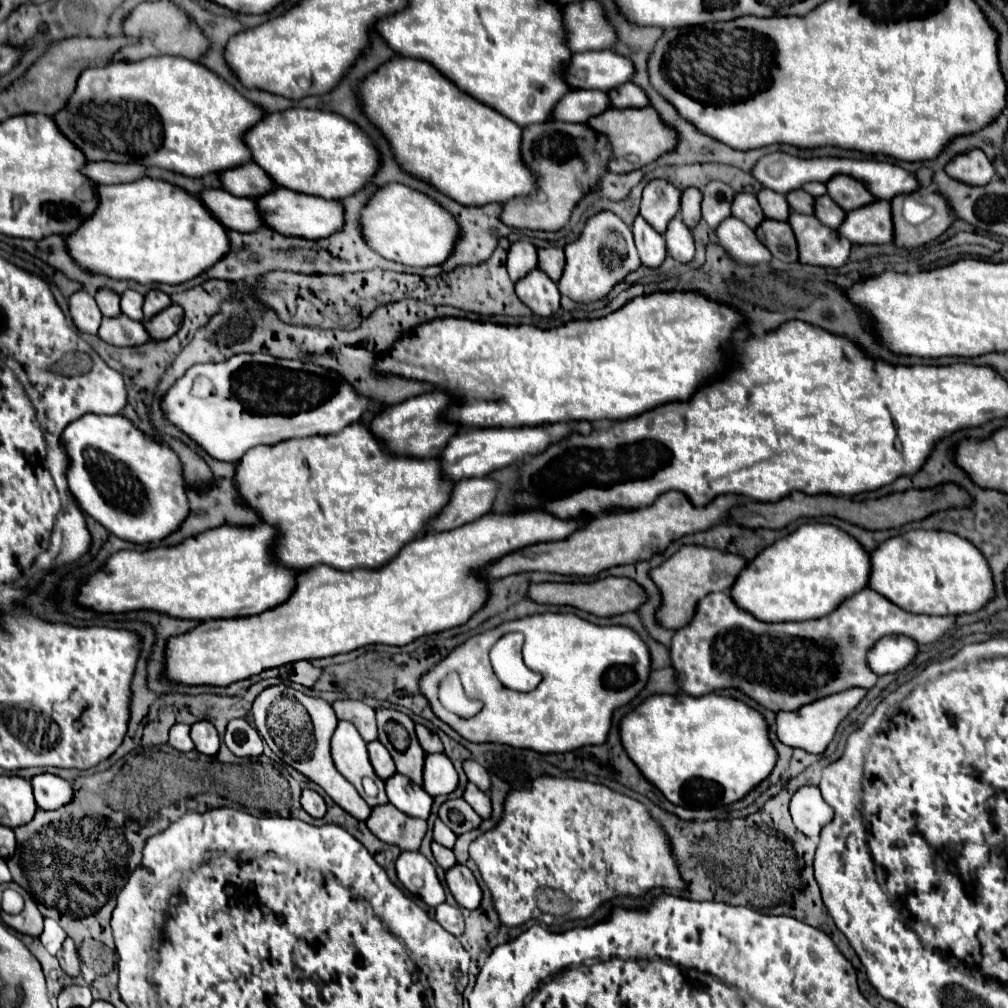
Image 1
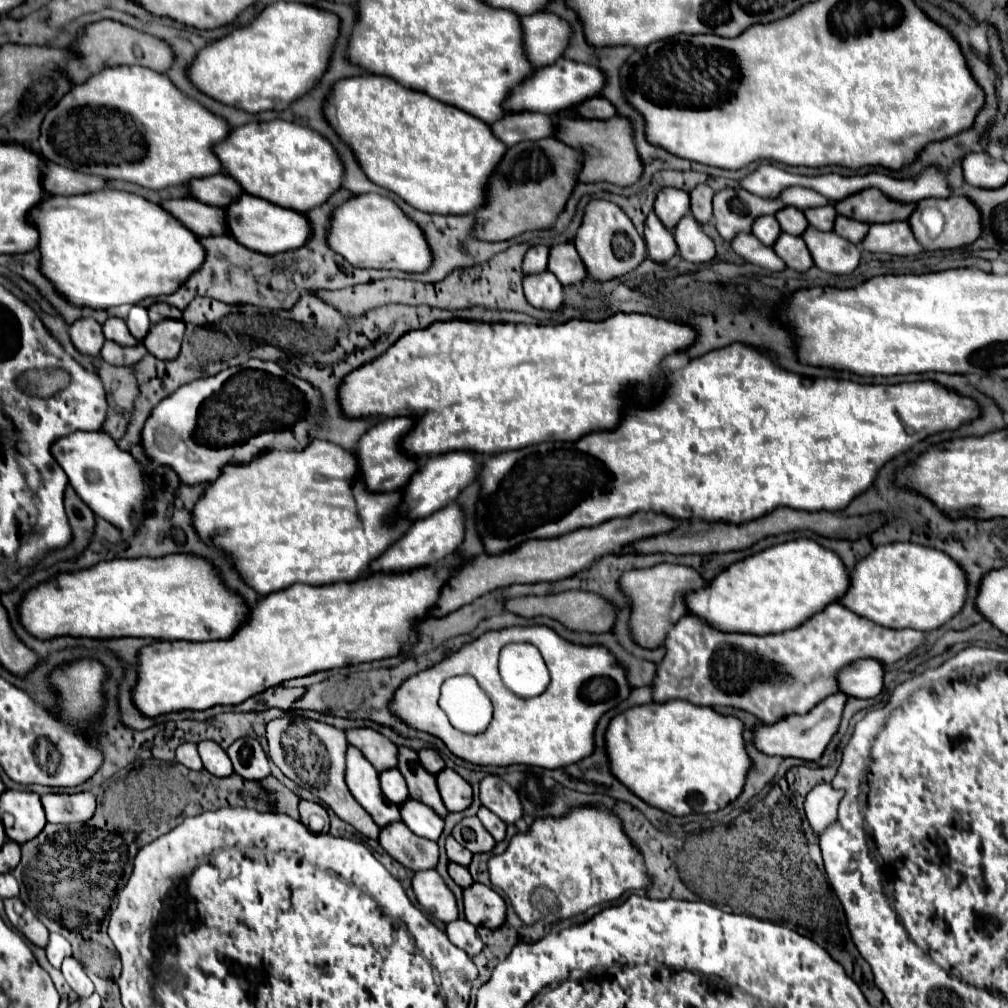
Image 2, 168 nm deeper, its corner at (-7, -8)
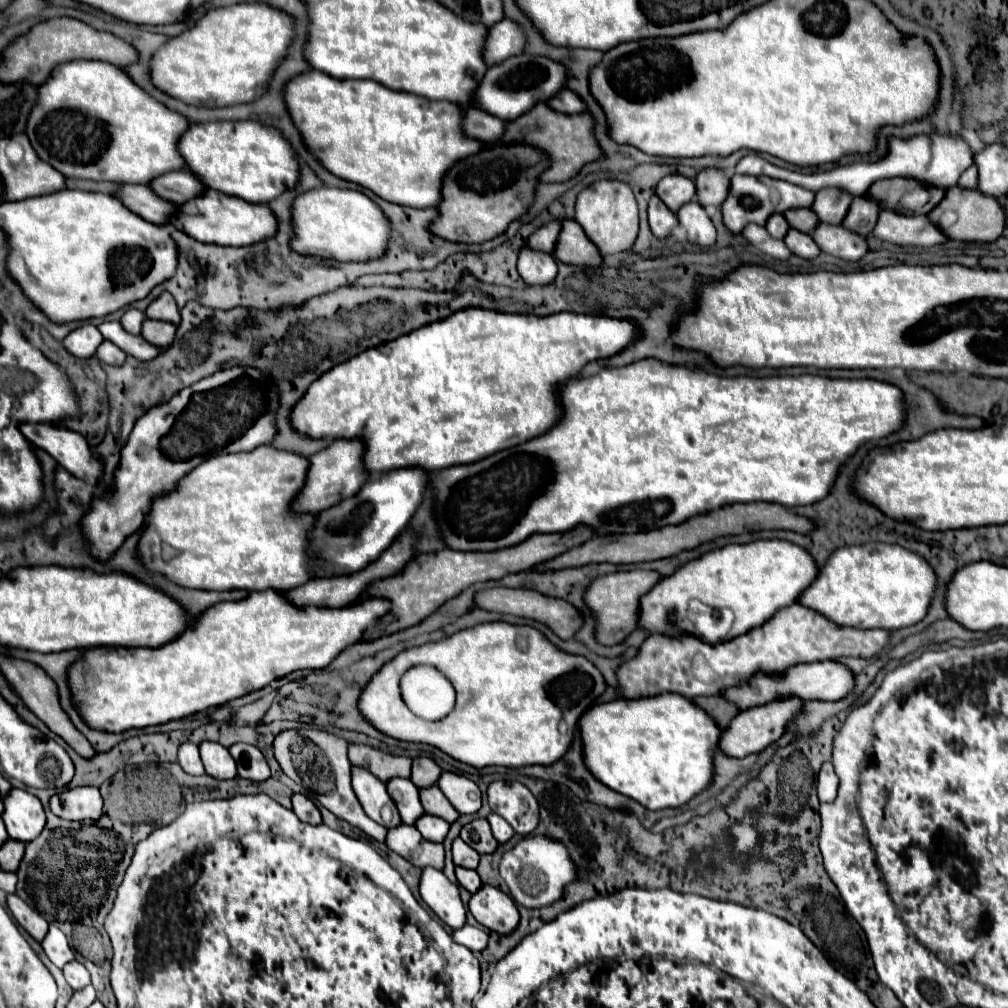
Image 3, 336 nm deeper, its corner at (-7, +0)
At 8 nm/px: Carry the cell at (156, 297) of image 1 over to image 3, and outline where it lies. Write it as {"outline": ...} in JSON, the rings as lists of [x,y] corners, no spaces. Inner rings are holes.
{"outline":[[[163,292],[157,300],[153,300],[147,308],[147,318],[153,320],[163,320],[163,322],[171,322],[171,324],[179,324],[181,316],[179,316],[179,308],[175,304],[175,298],[169,292]]]}

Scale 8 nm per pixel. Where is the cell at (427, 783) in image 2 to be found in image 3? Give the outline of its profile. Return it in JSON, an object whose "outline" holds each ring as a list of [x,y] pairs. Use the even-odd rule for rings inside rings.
{"outline":[[[439,786],[423,788],[423,790],[419,790],[419,794],[421,794],[421,804],[427,814],[443,818],[449,824],[453,824],[459,818],[459,812],[455,808],[451,808],[451,802],[443,796]]]}

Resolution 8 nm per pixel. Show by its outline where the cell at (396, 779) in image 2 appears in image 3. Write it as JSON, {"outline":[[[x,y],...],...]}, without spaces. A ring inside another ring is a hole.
{"outline":[[[395,778],[387,782],[387,792],[393,798],[393,802],[399,808],[401,822],[413,826],[419,816],[423,816],[423,806],[419,802],[419,790],[413,786],[411,780],[405,778]]]}

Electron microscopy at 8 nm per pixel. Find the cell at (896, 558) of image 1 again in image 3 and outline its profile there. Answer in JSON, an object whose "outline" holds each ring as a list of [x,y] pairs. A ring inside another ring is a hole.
{"outline":[[[867,542],[861,546],[843,546],[837,548],[829,560],[819,568],[817,578],[805,588],[805,592],[797,598],[797,604],[827,616],[833,624],[851,626],[851,628],[883,628],[883,630],[899,630],[911,624],[917,624],[925,618],[929,602],[935,592],[935,572],[933,568],[915,552],[909,552],[901,546],[881,544],[881,542]]]}

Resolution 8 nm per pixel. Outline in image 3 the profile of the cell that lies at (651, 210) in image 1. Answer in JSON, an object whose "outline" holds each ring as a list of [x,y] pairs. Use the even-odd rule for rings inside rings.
{"outline":[[[681,174],[665,176],[657,184],[657,196],[667,204],[669,210],[677,212],[683,204],[693,200],[693,196],[695,196],[695,182],[691,178],[687,178],[687,176],[681,176]]]}

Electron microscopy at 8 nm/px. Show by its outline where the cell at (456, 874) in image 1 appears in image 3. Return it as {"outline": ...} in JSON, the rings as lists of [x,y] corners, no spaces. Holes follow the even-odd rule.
{"outline":[[[483,886],[477,894],[473,894],[469,910],[481,926],[503,936],[511,934],[519,924],[515,902],[493,886]]]}

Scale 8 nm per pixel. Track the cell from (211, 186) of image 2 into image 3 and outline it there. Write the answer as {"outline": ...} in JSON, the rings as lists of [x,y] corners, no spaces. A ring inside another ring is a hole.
{"outline":[[[177,170],[177,172],[167,172],[163,176],[157,176],[155,180],[151,180],[149,188],[163,200],[179,206],[199,194],[205,192],[205,186],[199,184],[199,180],[185,170]]]}

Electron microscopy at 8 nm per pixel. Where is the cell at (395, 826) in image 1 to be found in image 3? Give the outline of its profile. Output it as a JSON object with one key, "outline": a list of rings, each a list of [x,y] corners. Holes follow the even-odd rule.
{"outline":[[[401,824],[397,828],[391,828],[387,834],[387,846],[413,866],[419,868],[433,866],[437,870],[443,870],[445,866],[443,844],[423,840],[423,836],[419,836],[419,830],[415,826]]]}

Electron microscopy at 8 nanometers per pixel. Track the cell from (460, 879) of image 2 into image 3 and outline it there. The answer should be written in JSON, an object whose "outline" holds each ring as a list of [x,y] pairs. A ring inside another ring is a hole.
{"outline":[[[457,866],[455,868],[455,874],[457,874],[457,880],[459,880],[459,884],[465,888],[465,890],[469,890],[471,894],[475,894],[479,888],[481,888],[481,880],[479,880],[479,874],[475,872],[475,870],[467,870],[467,868],[461,868],[461,866]]]}

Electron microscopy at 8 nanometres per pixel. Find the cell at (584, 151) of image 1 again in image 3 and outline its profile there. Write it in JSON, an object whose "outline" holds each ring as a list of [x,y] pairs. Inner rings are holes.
{"outline":[[[509,144],[493,150],[483,148],[465,160],[457,160],[443,176],[441,202],[437,206],[439,216],[431,224],[431,232],[443,240],[465,244],[479,244],[503,234],[533,204],[537,176],[547,166],[547,156],[525,144]]]}

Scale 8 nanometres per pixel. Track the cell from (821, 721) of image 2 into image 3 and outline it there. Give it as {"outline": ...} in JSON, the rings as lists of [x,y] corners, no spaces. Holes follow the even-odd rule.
{"outline":[[[789,698],[789,700],[779,700],[779,702],[769,702],[765,706],[757,706],[757,708],[749,708],[745,712],[739,712],[731,724],[721,732],[719,736],[719,746],[717,746],[717,752],[725,754],[725,756],[731,756],[731,758],[745,758],[749,754],[757,754],[761,750],[765,750],[771,742],[779,740],[785,732],[785,724],[801,712],[801,706],[803,706],[803,700],[795,700],[795,698]]]}

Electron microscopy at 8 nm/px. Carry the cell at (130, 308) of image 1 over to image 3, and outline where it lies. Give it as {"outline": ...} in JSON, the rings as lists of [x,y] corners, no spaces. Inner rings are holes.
{"outline":[[[127,310],[125,314],[123,314],[123,318],[121,318],[121,326],[123,326],[123,330],[125,332],[129,332],[129,334],[139,334],[141,332],[141,324],[143,324],[143,320],[145,320],[145,314],[143,312],[139,312],[139,310]]]}

